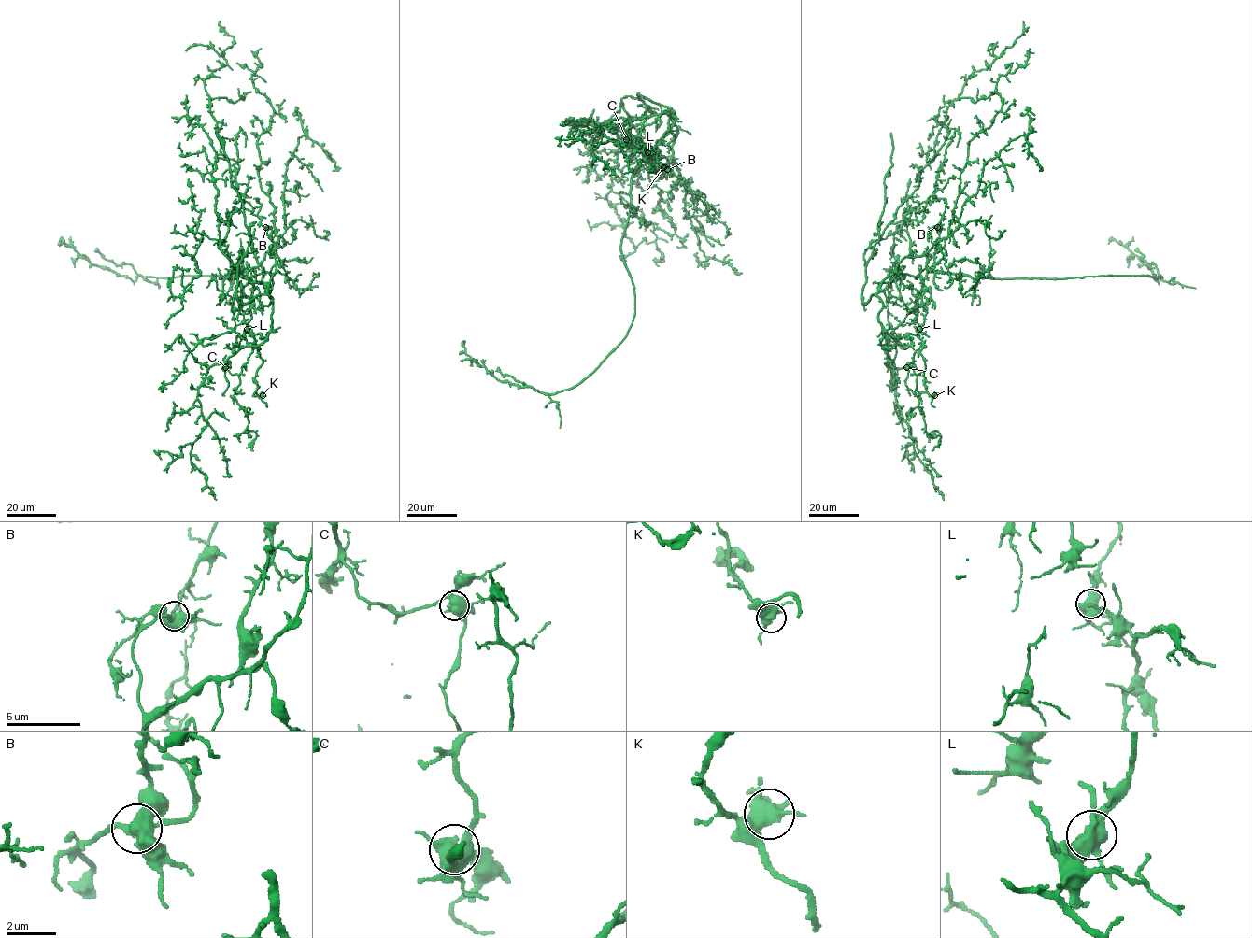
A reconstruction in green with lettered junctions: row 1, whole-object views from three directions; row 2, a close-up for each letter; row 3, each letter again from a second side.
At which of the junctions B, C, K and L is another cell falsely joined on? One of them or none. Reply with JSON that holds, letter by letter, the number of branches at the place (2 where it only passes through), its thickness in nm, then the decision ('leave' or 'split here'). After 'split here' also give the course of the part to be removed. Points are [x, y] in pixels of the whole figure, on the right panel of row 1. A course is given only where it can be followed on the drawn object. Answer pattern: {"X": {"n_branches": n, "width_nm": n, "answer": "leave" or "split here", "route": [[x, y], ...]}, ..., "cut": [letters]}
{"B": {"n_branches": 4, "width_nm": 550, "answer": "leave"}, "C": {"n_branches": 4, "width_nm": 550, "answer": "leave"}, "K": {"n_branches": 4, "width_nm": 500, "answer": "leave"}, "L": {"n_branches": 4, "width_nm": 550, "answer": "split here", "route": [[919, 329], [931, 297], [923, 284], [928, 272], [978, 279], [1161, 277], [1157, 281], [1120, 242], [1108, 244]]}, "cut": ["L"]}

